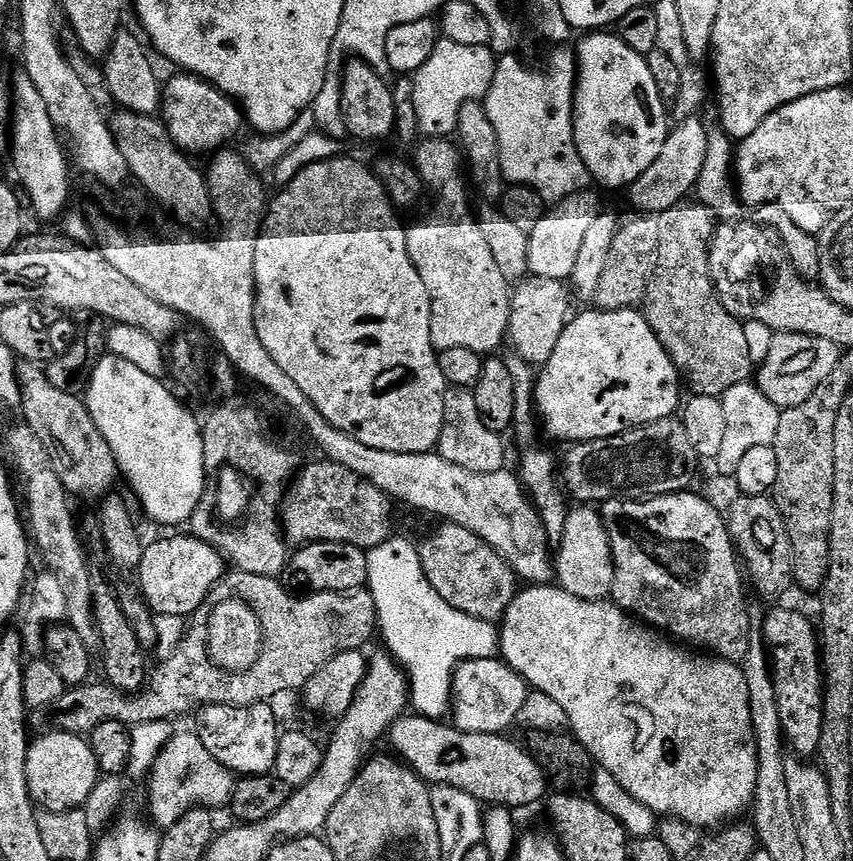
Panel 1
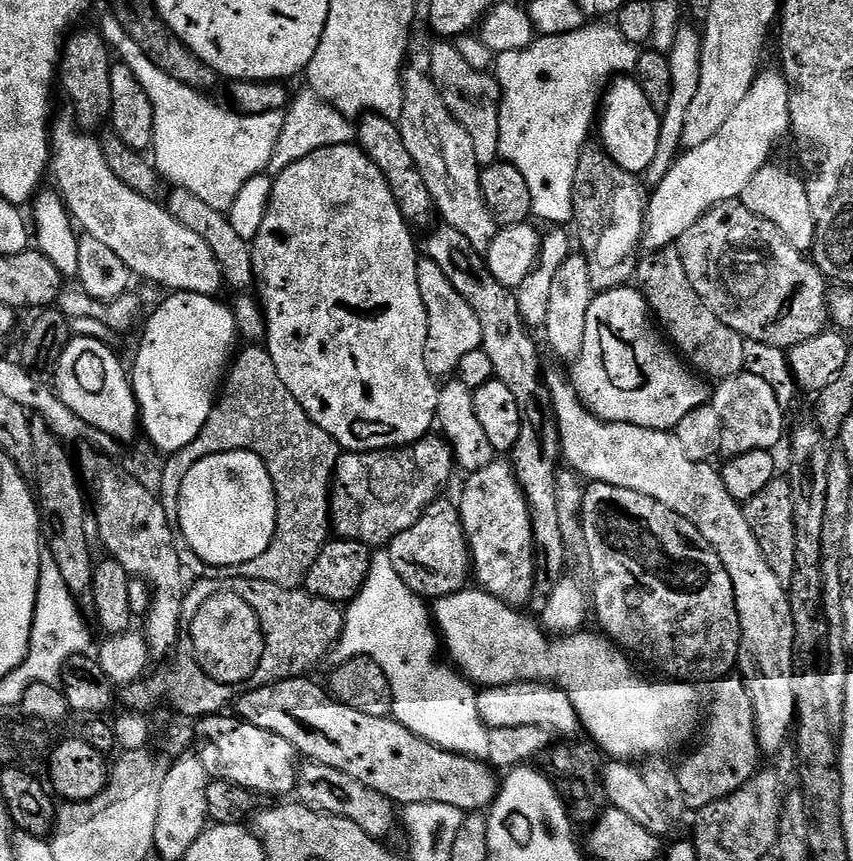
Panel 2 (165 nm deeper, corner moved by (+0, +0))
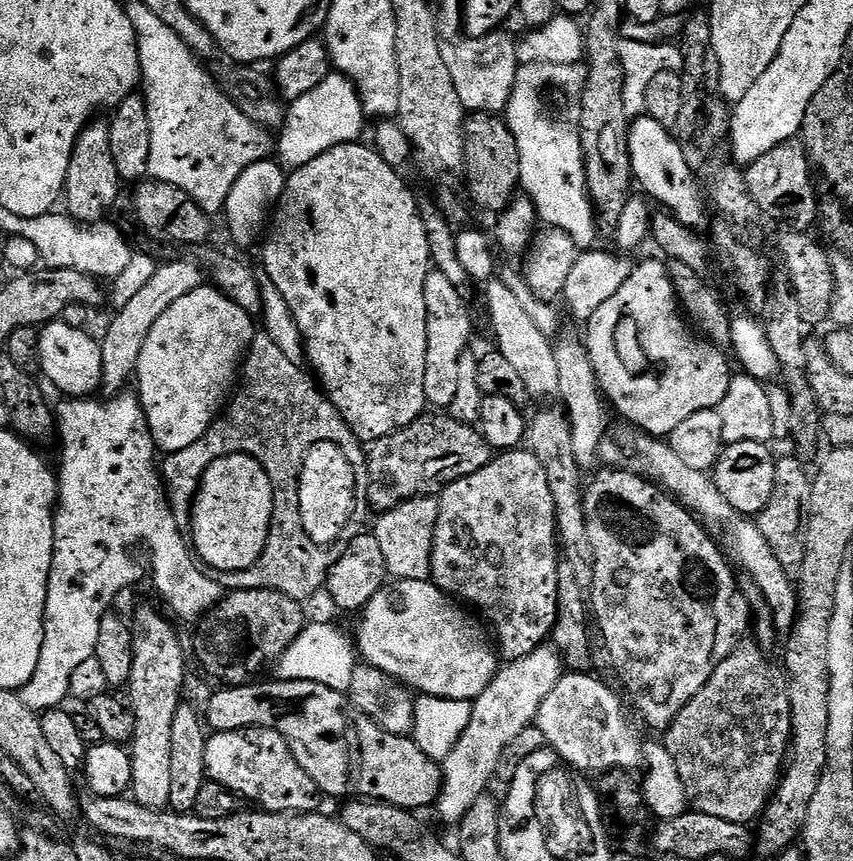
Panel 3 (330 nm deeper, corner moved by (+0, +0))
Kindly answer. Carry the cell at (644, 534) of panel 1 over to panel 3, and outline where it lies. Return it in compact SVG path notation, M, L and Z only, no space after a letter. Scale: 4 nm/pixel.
M600 472L596 476L596 481L582 492L583 503L583 539L588 539L588 544L592 547L592 588L590 584L590 616L594 621L594 628L600 631L600 640L604 643L604 648L608 651L608 660L612 663L612 668L616 671L616 676L620 679L620 684L624 687L626 695L632 699L632 704L636 707L636 712L649 724L652 728L667 729L674 717L679 714L686 706L686 702L690 702L690 698L694 698L694 694L698 694L698 690L702 690L702 686L706 686L706 682L710 678L713 667L717 662L724 660L736 648L750 624L750 616L746 607L742 606L738 612L734 610L734 594L736 592L736 576L737 573L733 567L728 566L725 572L720 572L716 567L712 566L708 570L709 576L712 578L716 596L708 595L708 580L704 577L704 572L700 569L699 562L705 560L705 554L690 546L688 540L683 536L686 528L687 520L690 520L689 513L681 508L675 500L671 498L663 498L660 500L661 493L647 479L639 478L637 475L624 472Z

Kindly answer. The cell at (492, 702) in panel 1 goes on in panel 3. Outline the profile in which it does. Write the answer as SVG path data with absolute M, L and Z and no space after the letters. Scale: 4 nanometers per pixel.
M564 674L554 690L541 702L534 727L545 745L569 769L577 768L580 772L596 772L595 774L632 770L628 768L634 767L640 760L636 736L628 729L611 694L590 677L588 674Z

